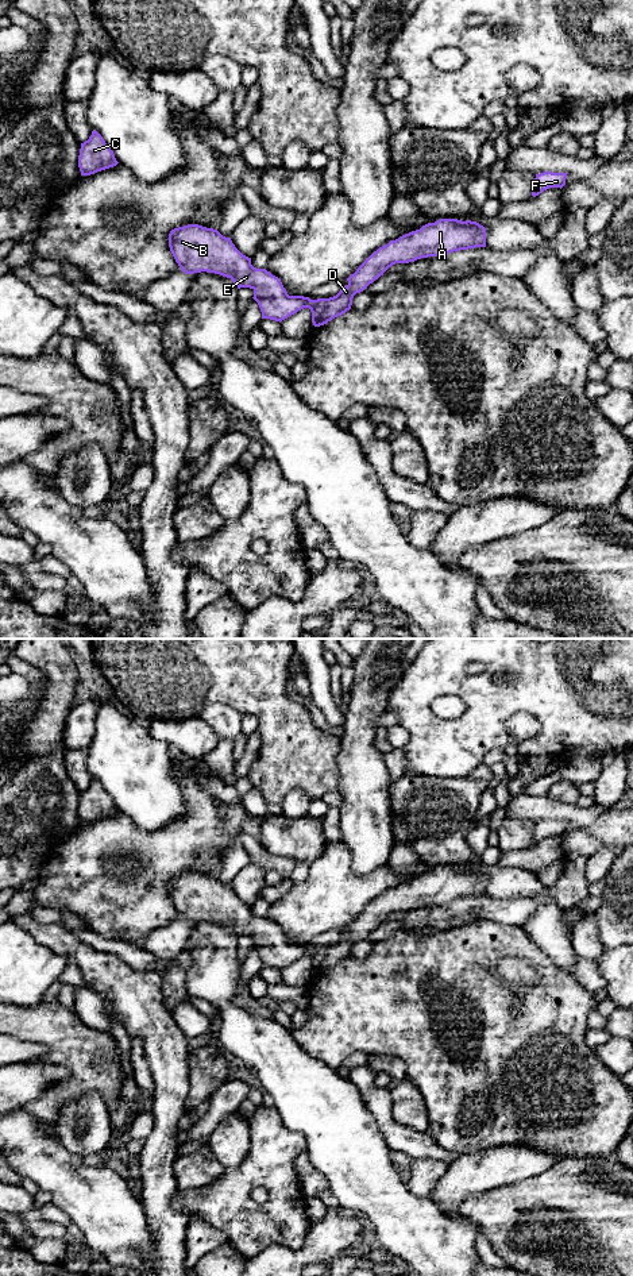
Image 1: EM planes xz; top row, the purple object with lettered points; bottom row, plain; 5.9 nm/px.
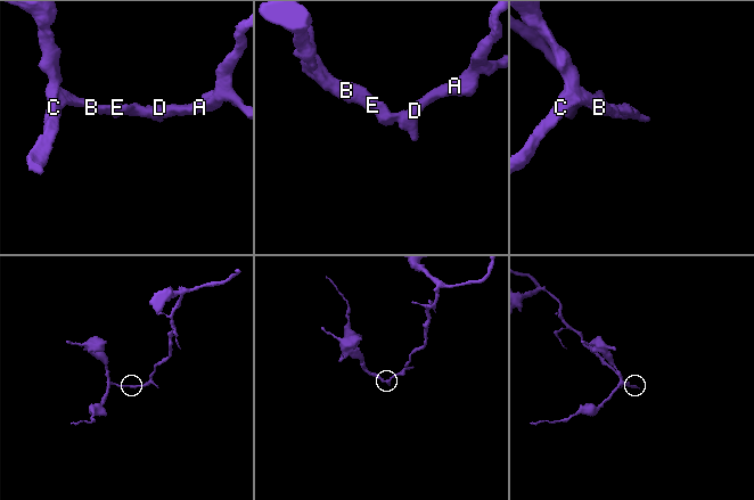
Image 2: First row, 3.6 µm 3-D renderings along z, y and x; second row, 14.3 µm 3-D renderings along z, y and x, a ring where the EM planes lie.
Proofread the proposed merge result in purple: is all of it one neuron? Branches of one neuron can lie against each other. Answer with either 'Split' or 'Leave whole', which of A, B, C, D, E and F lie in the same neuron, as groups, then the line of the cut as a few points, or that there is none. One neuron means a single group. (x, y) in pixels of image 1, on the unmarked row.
Leave whole. Groups: A B C D E F. No split

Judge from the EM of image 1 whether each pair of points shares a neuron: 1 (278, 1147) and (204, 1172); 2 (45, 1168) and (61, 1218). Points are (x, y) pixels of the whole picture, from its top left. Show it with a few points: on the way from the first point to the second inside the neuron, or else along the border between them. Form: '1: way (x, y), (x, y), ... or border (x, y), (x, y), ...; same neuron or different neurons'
1: border (226, 1168), (219, 1178), (199, 1187); different neurons
2: border (51, 1202), (73, 1221); different neurons

